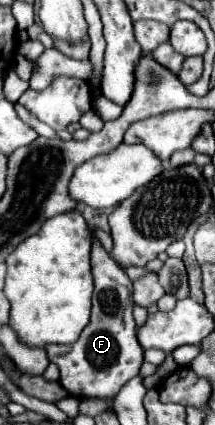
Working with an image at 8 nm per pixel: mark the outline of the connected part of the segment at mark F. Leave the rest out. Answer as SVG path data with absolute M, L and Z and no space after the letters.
M99 240L91 250L91 266L95 278L93 292L93 310L91 320L83 328L81 336L73 344L47 344L45 352L49 362L59 366L61 386L75 398L93 398L93 396L117 396L119 388L139 374L143 364L143 348L137 340L135 320L133 320L133 284L127 278L125 270L119 268L111 256L103 250Z

